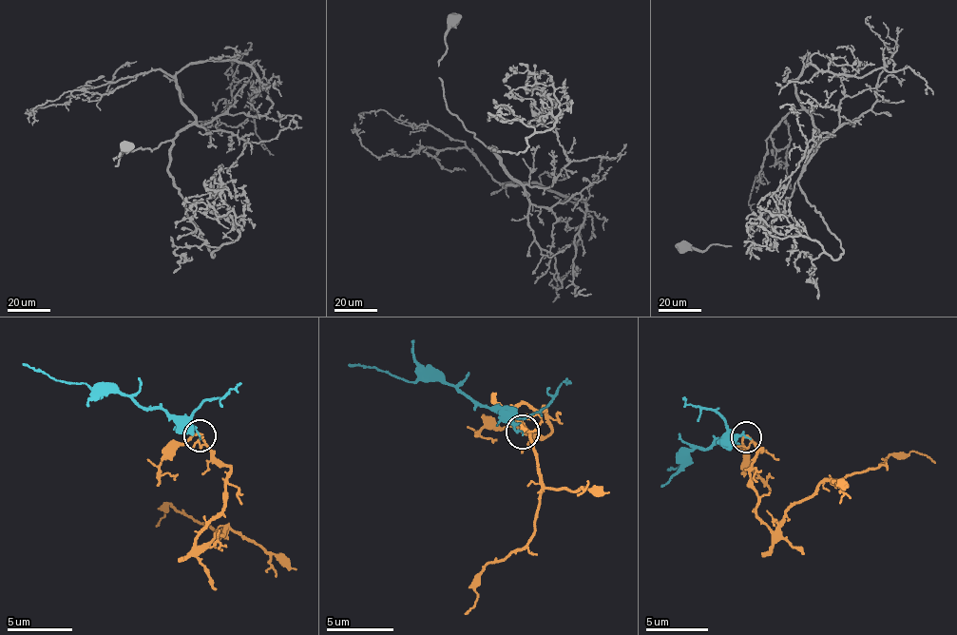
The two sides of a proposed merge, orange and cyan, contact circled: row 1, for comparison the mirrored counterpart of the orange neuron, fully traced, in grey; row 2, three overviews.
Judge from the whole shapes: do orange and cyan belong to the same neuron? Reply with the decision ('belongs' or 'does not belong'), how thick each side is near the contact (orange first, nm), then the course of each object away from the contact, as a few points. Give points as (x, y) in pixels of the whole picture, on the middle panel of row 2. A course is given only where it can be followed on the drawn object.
does not belong; calibres 150 and 140 nm; course orange (522, 432), (546, 433), (545, 407), (511, 413), (541, 480), (535, 529), (481, 574), (464, 612); course cyan (522, 432), (452, 384), (418, 380), (412, 383), (349, 362)

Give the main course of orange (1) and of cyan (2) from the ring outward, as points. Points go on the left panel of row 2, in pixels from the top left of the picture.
1: (199, 434), (226, 467), (225, 502), (206, 523), (197, 545), (226, 527), (222, 533), (168, 504), (155, 528)
2: (199, 434), (126, 396), (57, 381), (23, 364)

